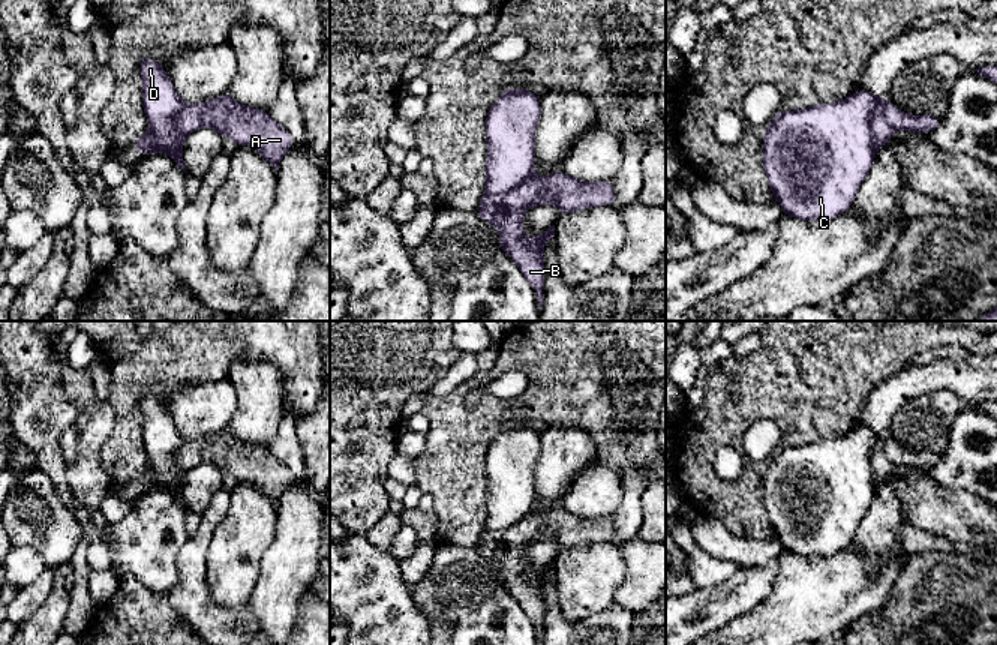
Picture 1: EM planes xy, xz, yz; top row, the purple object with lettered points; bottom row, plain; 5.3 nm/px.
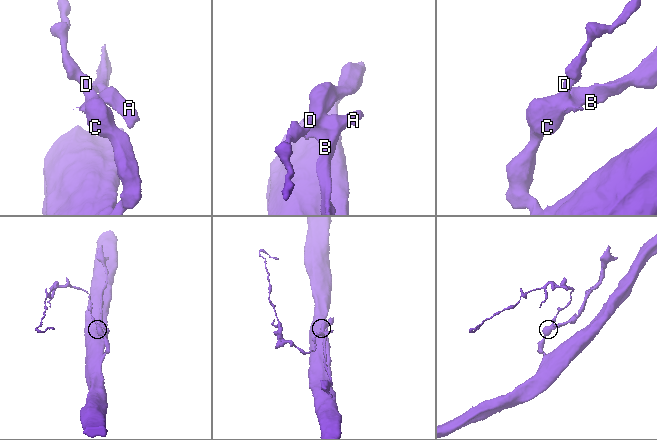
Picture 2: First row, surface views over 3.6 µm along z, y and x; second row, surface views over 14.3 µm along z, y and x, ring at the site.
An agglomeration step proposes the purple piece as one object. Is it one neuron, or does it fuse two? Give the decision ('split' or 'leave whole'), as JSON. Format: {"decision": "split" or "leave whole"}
{"decision": "split"}

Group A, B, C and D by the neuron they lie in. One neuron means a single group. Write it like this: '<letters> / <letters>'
A B / C D

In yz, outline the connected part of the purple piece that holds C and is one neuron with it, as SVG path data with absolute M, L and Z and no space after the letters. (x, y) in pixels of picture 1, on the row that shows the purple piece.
M858 90L840 102L777 114L763 138L763 168L784 214L834 219L850 210L876 158L871 117L885 100Z

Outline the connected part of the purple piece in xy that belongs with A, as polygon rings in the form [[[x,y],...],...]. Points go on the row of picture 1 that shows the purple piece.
[[[229,92],[202,104],[183,104],[175,126],[183,138],[210,126],[222,136],[234,140],[237,146],[256,147],[276,171],[294,144],[294,138],[267,111],[235,104]]]

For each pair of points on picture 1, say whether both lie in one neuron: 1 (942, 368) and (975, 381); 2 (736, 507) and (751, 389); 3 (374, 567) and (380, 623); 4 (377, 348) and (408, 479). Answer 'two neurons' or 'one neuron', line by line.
1: one neuron
2: one neuron
3: one neuron
4: two neurons

